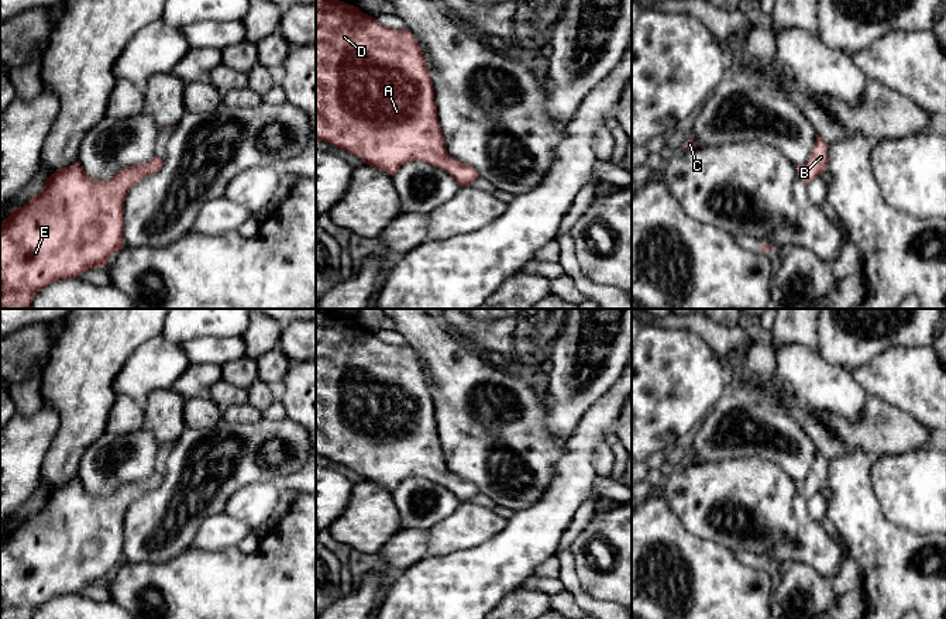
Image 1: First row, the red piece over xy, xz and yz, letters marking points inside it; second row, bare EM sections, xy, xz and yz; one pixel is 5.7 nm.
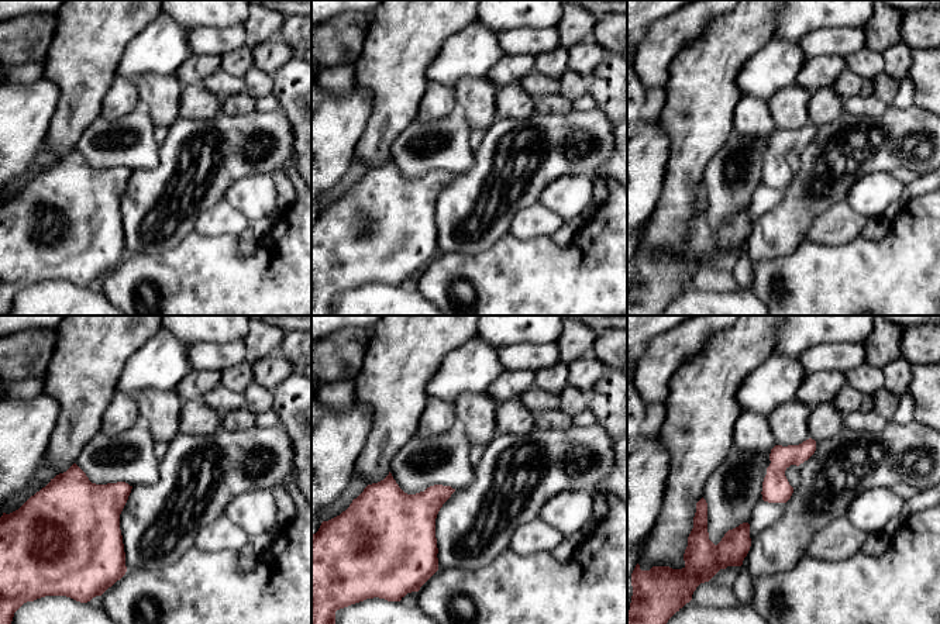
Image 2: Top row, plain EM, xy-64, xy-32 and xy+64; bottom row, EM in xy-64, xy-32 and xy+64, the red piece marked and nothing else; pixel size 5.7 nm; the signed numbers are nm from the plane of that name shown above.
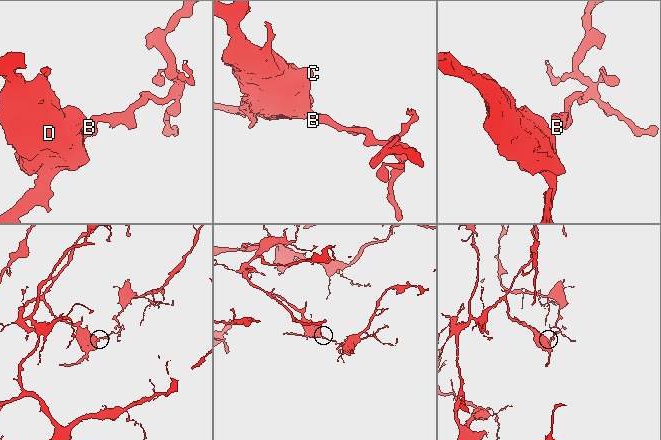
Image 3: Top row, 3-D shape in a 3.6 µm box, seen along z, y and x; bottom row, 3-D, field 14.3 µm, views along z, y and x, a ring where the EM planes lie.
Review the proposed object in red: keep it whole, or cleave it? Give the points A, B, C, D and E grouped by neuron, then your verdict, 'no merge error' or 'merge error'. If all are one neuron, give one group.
A B C D E; no merge error

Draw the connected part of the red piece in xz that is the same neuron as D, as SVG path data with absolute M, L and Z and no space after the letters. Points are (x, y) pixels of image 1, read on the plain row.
M316 310L316 457L348 467L364 479L391 492L402 481L413 477L446 486L458 502L469 502L479 492L474 482L455 477L447 468L424 368L412 347L388 344L358 323L319 310Z

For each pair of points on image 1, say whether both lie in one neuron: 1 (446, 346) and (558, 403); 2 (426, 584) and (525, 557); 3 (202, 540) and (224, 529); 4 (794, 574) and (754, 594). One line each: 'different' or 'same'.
1: different
2: same
3: same
4: different

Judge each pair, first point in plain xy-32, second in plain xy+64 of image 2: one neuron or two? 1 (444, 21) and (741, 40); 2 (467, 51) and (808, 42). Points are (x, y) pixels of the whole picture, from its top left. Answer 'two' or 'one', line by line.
1: one
2: two

